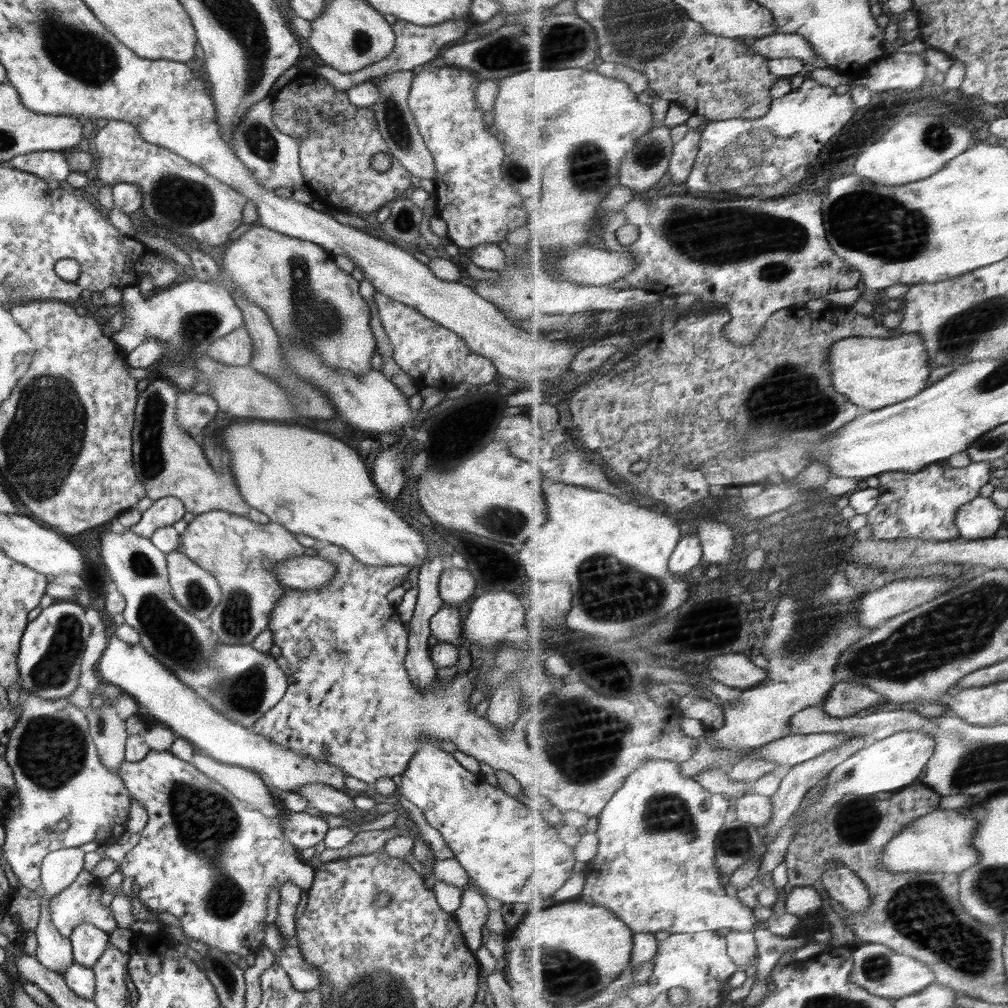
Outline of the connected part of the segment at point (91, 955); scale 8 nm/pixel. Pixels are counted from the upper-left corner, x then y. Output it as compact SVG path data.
M80 923L69 938L73 959L79 965L92 968L109 943L109 934L90 923Z

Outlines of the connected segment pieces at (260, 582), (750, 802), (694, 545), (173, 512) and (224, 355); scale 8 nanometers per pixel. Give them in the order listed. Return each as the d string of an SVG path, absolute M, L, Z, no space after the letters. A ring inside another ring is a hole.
M224 510L197 515L180 535L179 544L182 553L218 581L222 596L207 625L220 643L232 646L250 645L267 628L272 610L288 589L277 579L273 566L304 554L304 547L281 524L253 522Z
M752 792L736 800L736 810L733 817L765 829L770 824L774 814L775 803L773 797Z
M692 533L684 537L677 546L671 558L671 571L675 574L687 576L690 570L694 570L704 562L704 545L700 535Z
M173 496L158 498L146 512L142 513L140 521L128 531L150 539L155 530L173 526L174 522L183 520L185 514L184 504L178 498Z
M244 324L212 342L206 355L225 365L248 365L253 356L253 338Z

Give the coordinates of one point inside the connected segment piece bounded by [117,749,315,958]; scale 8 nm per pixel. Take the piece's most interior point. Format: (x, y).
(203, 856)

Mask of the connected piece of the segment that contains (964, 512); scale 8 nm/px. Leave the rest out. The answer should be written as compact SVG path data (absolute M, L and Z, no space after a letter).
M980 496L960 510L957 523L964 538L989 539L996 537L1006 518L1007 510L1000 508L991 497Z

